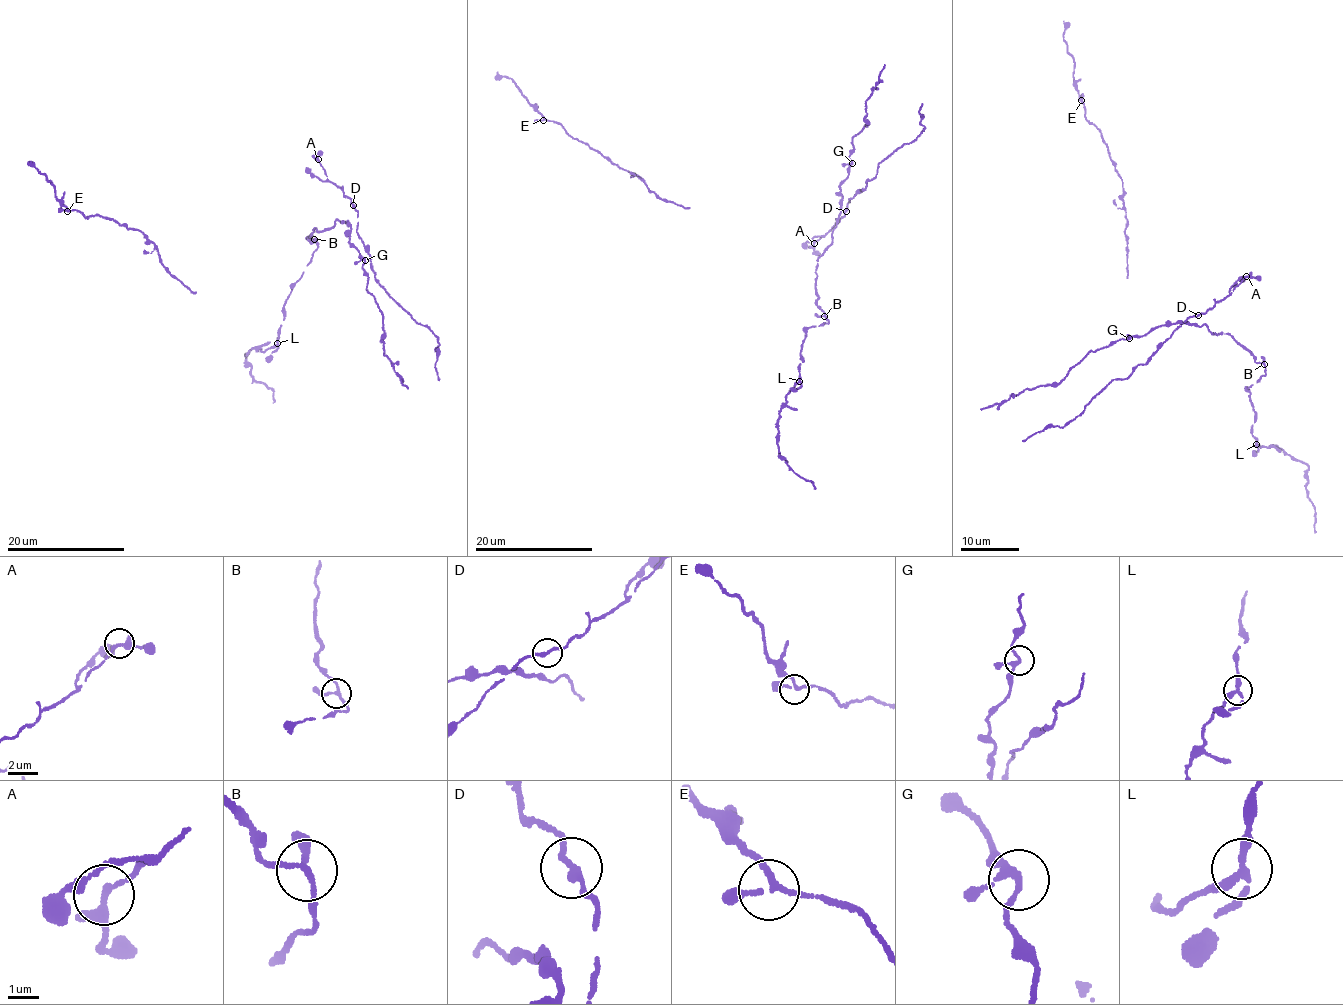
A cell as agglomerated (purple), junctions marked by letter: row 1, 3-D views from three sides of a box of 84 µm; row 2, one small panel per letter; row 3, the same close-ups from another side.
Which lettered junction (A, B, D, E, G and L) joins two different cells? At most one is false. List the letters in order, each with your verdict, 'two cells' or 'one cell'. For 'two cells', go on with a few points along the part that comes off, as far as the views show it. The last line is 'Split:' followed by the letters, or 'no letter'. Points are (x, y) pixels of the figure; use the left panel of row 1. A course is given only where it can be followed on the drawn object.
A: one cell
B: one cell
D: one cell
E: one cell
G: one cell
L: two cells | (277, 343), (261, 351), (252, 349), (245, 354), (250, 377), (272, 390), (273, 403)
Split: L

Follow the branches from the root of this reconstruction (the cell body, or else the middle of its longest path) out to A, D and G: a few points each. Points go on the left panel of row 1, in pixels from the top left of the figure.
A: (316, 232), (330, 228), (337, 220), (350, 227), (357, 223), (354, 204), (340, 187), (327, 178), (318, 159)
D: (316, 232), (330, 228), (337, 220), (356, 226), (357, 212), (352, 205)
G: (316, 232), (330, 228), (337, 220), (348, 223), (350, 245), (365, 260)

